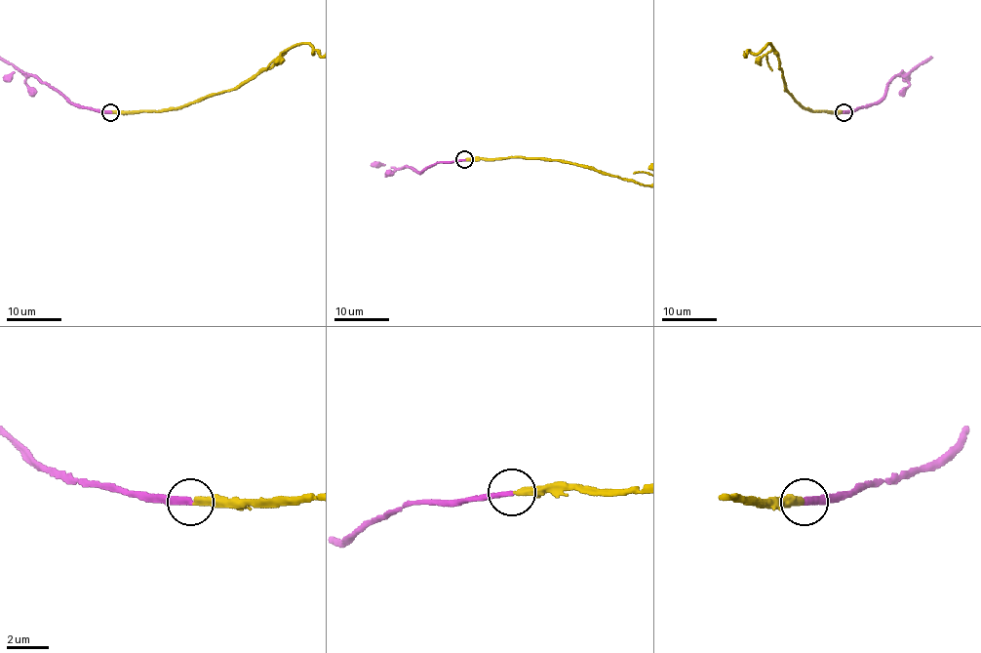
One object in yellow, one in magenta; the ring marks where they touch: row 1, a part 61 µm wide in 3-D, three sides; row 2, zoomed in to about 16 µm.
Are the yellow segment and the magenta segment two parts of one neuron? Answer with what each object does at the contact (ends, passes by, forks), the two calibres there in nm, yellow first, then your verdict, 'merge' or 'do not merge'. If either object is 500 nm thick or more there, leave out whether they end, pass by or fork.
yellow ends; magenta ends; calibres 320 and 260 nm; merge

